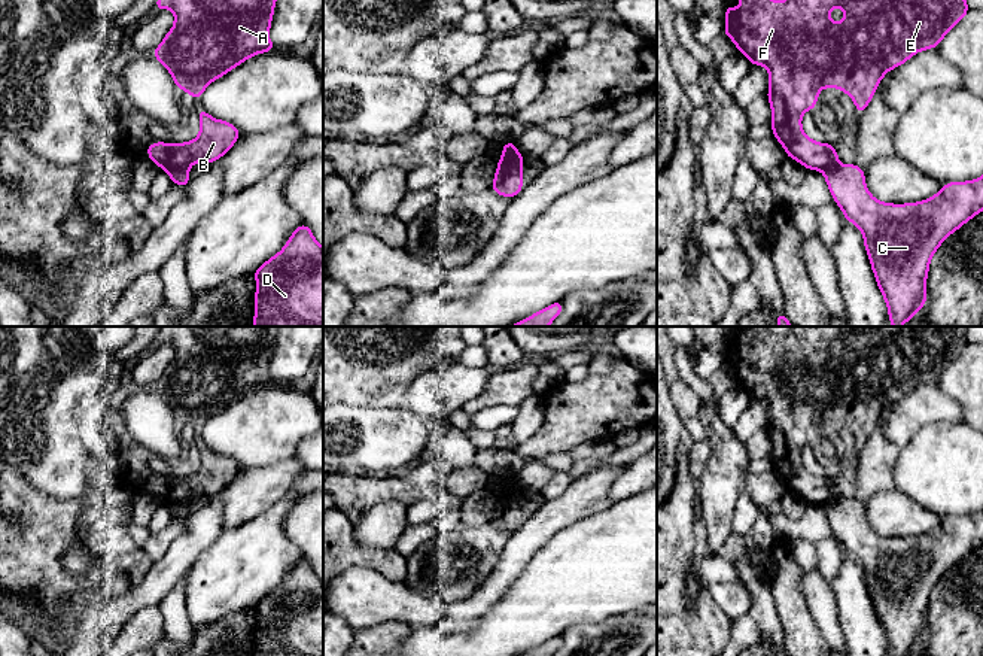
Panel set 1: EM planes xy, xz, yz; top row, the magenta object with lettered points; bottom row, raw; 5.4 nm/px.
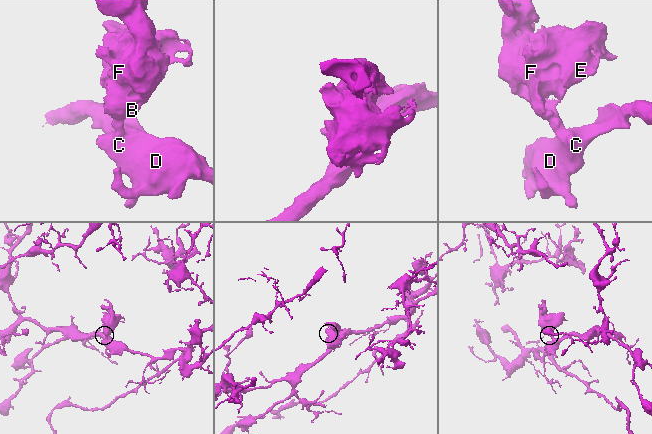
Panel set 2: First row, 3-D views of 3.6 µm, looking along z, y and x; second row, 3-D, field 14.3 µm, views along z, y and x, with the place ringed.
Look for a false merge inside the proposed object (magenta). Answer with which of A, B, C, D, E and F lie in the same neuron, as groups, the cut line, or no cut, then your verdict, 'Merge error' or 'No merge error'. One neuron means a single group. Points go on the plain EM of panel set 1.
Groups: A B E F / C D. Split along xz (522, 494), (505, 494), (498, 498). Merge error

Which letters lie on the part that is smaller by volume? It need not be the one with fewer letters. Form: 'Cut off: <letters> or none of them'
Cut off: A, B, E, F

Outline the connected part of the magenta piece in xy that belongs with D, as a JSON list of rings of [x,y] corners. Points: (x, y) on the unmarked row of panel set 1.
[[[305,558],[292,567],[284,581],[265,595],[253,611],[258,619],[253,656],[323,656],[323,580]]]

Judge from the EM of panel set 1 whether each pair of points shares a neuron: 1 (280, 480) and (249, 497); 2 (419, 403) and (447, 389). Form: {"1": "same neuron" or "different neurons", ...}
{"1": "same neuron", "2": "same neuron"}

